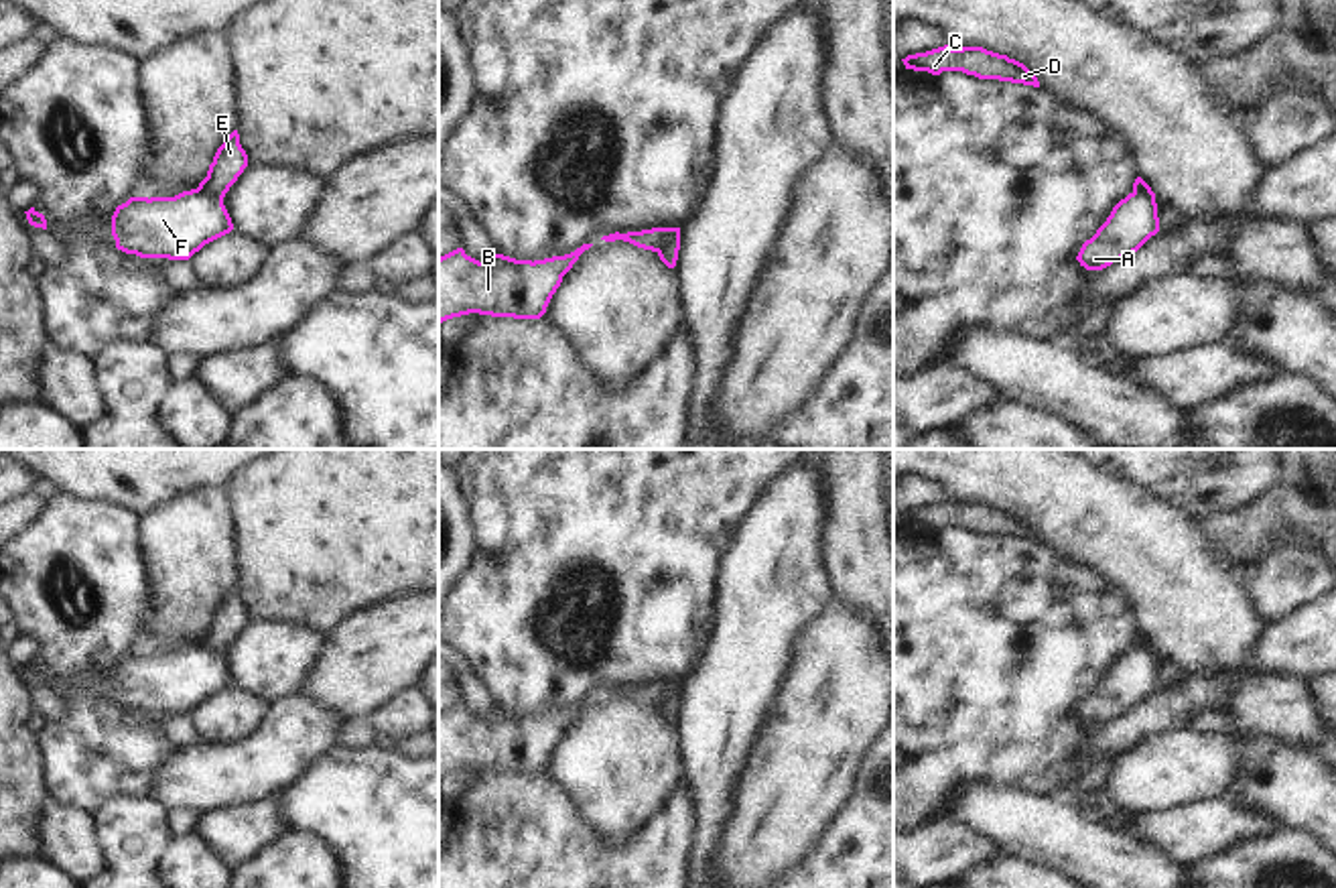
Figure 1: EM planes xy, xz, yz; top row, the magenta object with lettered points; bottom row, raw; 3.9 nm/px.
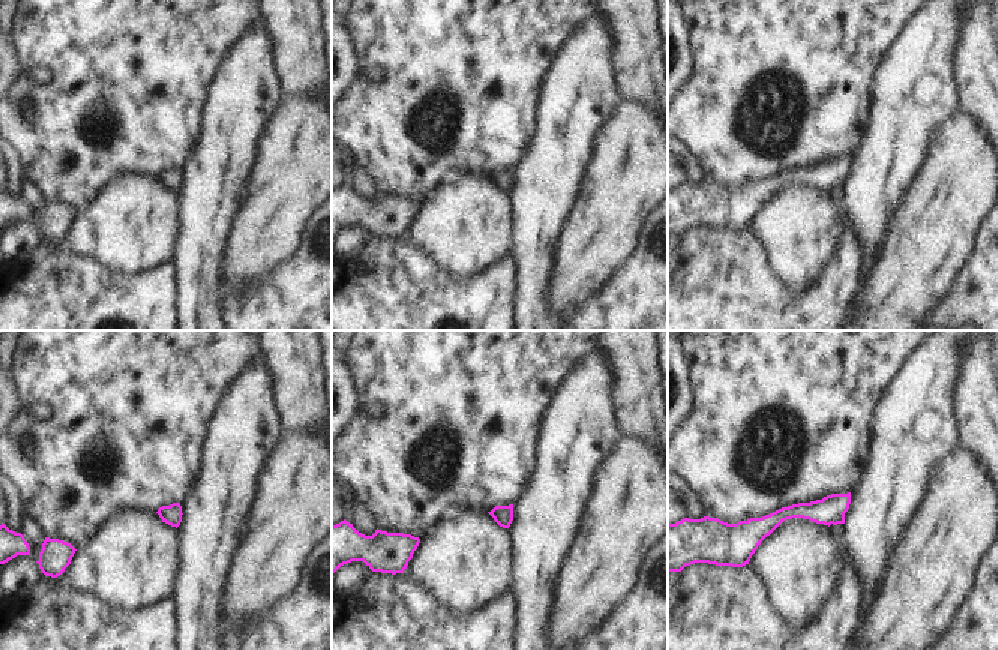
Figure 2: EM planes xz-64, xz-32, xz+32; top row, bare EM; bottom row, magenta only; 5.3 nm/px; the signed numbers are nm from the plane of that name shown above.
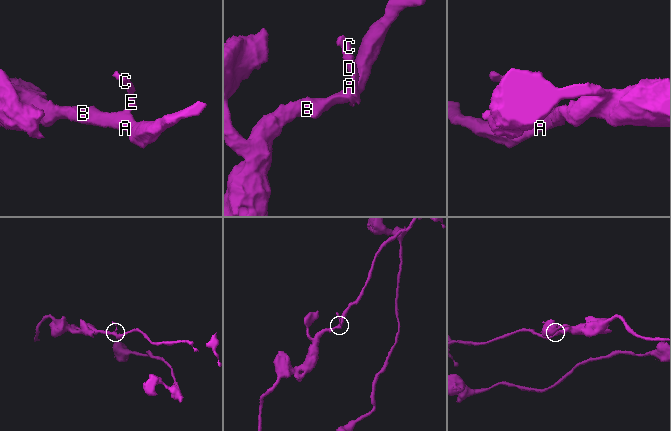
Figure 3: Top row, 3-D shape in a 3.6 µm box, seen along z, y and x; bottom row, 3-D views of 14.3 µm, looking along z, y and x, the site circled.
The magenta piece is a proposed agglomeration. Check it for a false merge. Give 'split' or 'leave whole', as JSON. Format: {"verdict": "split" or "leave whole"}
{"verdict": "split"}

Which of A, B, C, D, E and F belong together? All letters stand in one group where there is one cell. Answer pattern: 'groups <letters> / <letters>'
groups A B F / C D E

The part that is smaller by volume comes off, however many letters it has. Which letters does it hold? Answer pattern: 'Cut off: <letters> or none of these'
Cut off: C, D, E

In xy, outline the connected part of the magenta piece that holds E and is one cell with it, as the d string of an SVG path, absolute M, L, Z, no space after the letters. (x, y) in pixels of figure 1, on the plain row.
M233 585L217 604L207 632L199 638L199 646L213 654L223 654L229 642L248 622L248 610L240 599L240 589Z

